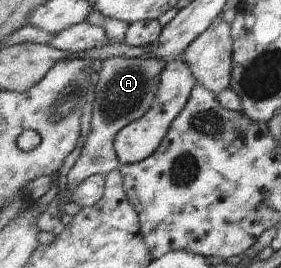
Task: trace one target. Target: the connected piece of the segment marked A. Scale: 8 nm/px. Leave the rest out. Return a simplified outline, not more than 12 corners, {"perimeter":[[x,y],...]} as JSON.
{"perimeter":[[102,60],[91,131],[59,190],[121,168],[117,134],[148,114],[167,62]]}

